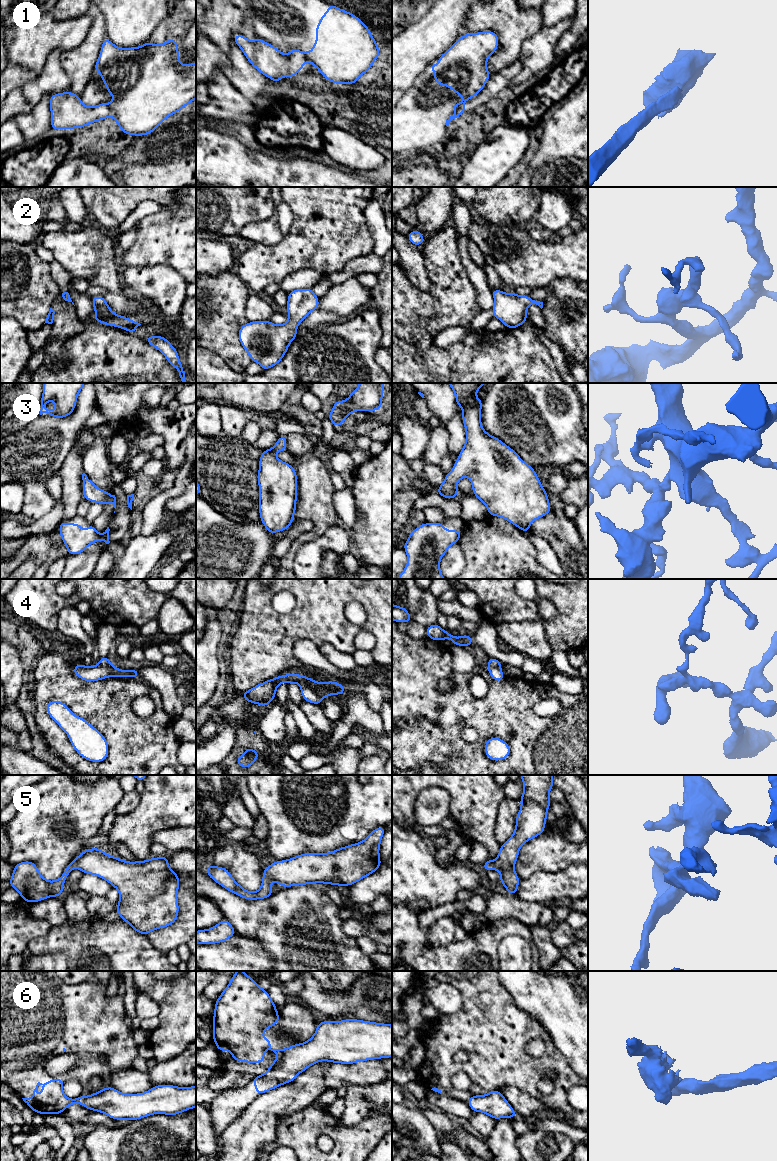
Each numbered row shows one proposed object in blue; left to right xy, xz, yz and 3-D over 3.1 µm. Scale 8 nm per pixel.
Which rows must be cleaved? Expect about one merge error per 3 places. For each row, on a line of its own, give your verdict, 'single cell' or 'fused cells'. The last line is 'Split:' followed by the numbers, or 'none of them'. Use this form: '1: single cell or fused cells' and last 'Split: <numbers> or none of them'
1: fused cells
2: single cell
3: single cell
4: fused cells
5: single cell
6: fused cells
Split: 1, 4, 6

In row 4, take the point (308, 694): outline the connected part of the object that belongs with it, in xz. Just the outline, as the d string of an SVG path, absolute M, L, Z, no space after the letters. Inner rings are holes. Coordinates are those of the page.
M300 684L301 687L301 696L302 698L310 703L320 705L322 702L322 696L315 692L313 689L308 687L306 684Z

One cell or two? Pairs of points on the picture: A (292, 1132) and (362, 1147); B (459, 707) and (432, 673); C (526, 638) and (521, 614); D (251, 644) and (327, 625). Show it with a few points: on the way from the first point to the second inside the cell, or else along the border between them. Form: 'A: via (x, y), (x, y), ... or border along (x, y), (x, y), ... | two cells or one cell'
A: via (309, 1130), (337, 1131), (345, 1138) | one cell
B: via (448, 705), (432, 689), (432, 684) | one cell
C: border along (537, 603), (539, 619), (534, 621), (499, 622) | two cells
D: via (270, 636), (277, 633), (284, 626), (308, 625) | one cell

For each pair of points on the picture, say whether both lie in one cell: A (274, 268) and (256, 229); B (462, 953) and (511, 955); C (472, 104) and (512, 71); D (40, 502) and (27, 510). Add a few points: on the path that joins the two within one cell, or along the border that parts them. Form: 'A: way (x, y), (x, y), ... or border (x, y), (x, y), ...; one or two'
A: border (283, 238), (273, 244), (253, 243); two
B: border (511, 934), (508, 934), (500, 942), (498, 960); two
C: way (482, 97), (502, 80); one
D: way (37, 503), (30, 509); one

